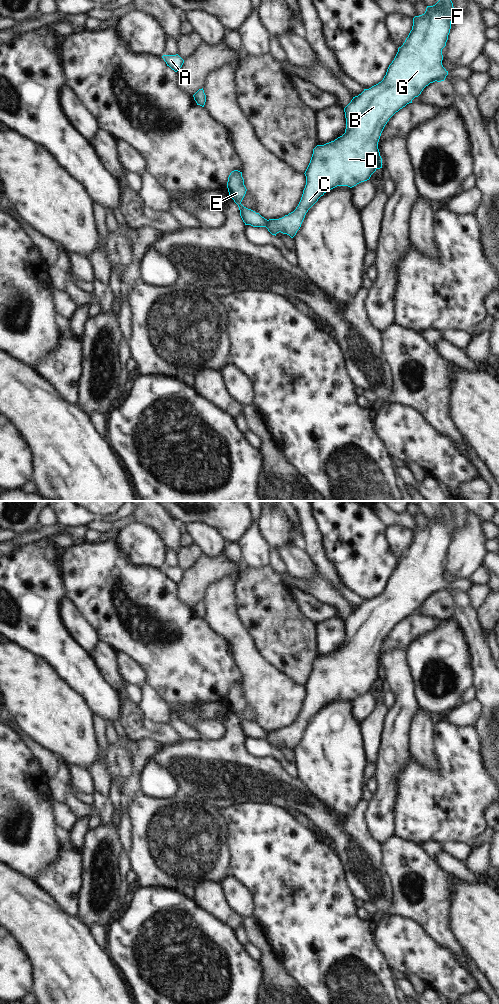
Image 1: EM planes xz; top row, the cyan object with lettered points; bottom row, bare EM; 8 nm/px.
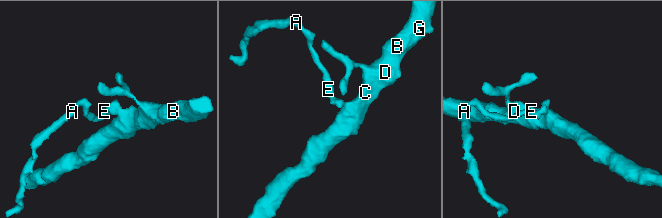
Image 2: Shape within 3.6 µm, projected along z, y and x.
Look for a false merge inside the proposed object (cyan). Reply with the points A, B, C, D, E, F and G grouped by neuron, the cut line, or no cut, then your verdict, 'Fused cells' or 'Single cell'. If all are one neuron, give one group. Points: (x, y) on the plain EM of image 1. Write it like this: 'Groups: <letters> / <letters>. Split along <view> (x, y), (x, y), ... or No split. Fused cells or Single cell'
Groups: A E / B C D F G. Split along xz (268, 732), (266, 739). Fused cells

